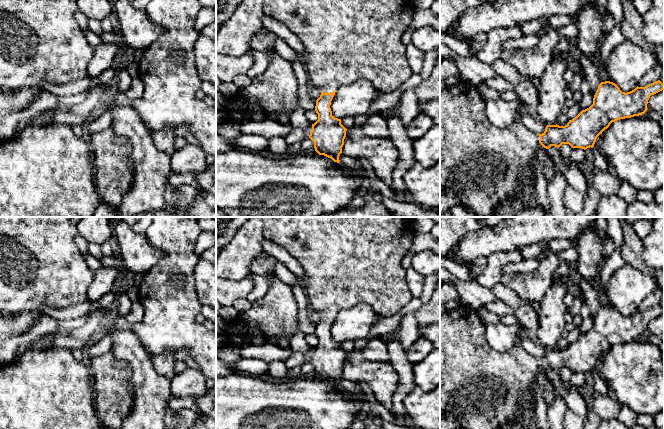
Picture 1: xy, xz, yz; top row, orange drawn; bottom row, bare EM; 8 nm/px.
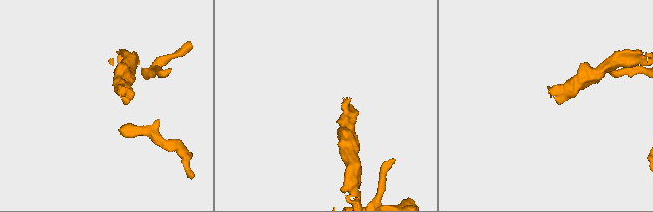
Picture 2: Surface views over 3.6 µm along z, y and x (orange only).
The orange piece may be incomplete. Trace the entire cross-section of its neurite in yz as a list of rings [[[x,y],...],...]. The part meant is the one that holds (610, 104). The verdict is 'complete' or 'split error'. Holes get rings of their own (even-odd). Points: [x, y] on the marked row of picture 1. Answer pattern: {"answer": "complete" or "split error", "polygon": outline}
{"answer": "split error", "polygon": [[[461,80],[456,85],[445,86],[440,91],[440,190],[451,190],[457,193],[460,196],[459,205],[465,209],[470,209],[477,217],[494,217],[497,209],[503,203],[509,202],[511,204],[517,205],[523,198],[523,195],[526,191],[535,190],[535,165],[537,161],[538,148],[540,145],[546,149],[549,149],[551,146],[559,148],[562,144],[569,144],[572,148],[582,148],[584,150],[590,147],[593,148],[597,137],[602,134],[602,132],[607,129],[612,122],[644,114],[647,111],[647,104],[650,96],[662,91],[663,89],[664,84],[660,80],[653,82],[645,87],[637,86],[634,90],[627,93],[622,92],[620,88],[613,82],[601,82],[594,95],[593,104],[589,108],[582,110],[575,118],[569,120],[569,122],[565,126],[559,126],[557,124],[547,125],[545,131],[542,134],[536,134],[526,128],[521,122],[518,122],[516,120],[507,128],[499,128],[494,125],[486,115],[485,100],[481,97],[477,86],[471,84],[470,82]]]}

